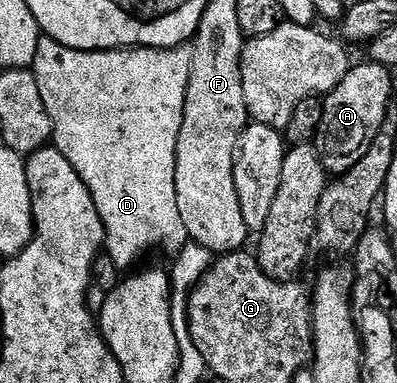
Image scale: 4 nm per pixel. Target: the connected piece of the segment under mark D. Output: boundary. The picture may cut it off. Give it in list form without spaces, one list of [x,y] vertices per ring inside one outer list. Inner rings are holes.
[[[46,36],[40,37],[37,44],[33,69],[37,88],[41,88],[41,100],[45,100],[45,112],[49,112],[53,124],[51,142],[73,164],[77,176],[85,180],[85,188],[89,188],[89,196],[93,196],[93,204],[97,204],[101,216],[105,253],[121,272],[138,267],[138,262],[155,245],[174,256],[189,241],[185,224],[181,224],[181,212],[177,212],[175,165],[190,67],[190,45],[174,46],[171,50],[148,46],[129,50],[74,50]]]

